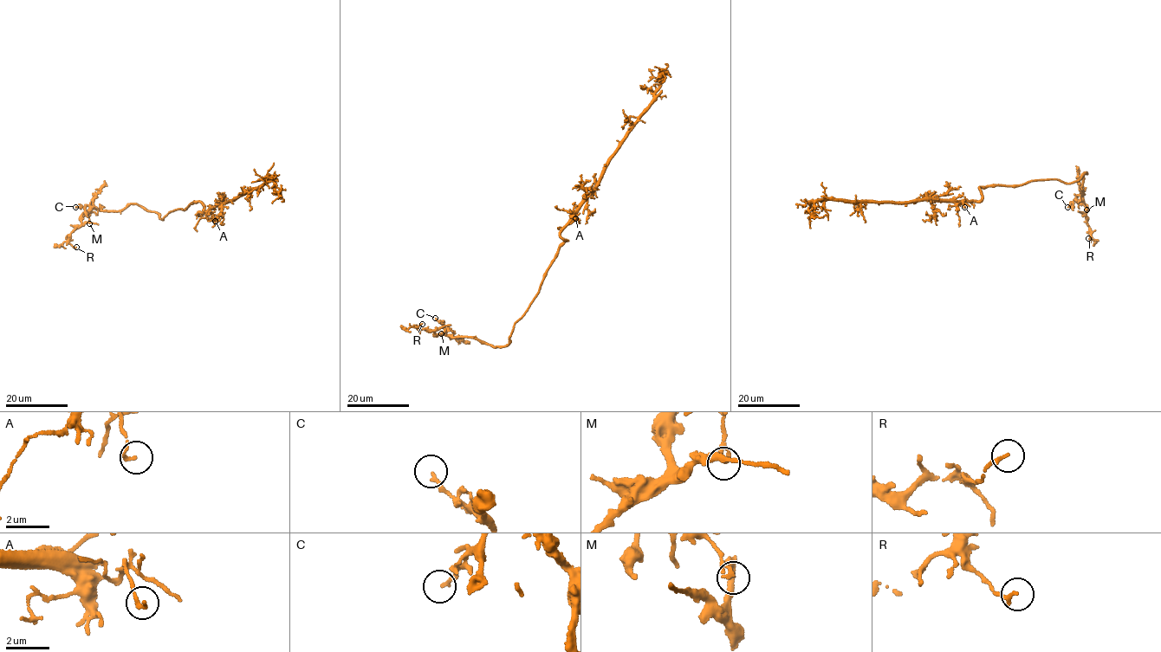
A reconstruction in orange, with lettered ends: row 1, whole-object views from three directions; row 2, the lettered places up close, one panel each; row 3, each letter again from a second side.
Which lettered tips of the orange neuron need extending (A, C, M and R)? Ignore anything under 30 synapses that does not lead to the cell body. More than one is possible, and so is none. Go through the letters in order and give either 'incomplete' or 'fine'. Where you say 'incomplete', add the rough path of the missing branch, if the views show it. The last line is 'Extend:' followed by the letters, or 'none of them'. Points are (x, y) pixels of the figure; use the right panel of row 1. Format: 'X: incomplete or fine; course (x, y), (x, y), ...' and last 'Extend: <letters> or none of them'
A: fine
C: fine
M: fine
R: fine
Extend: none of them

